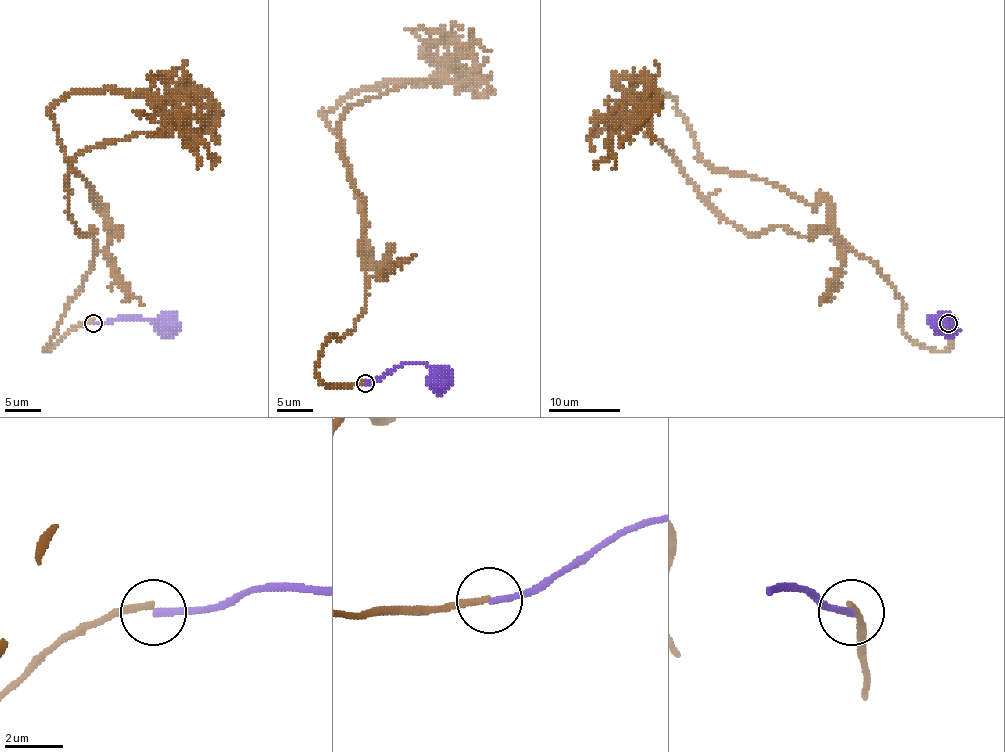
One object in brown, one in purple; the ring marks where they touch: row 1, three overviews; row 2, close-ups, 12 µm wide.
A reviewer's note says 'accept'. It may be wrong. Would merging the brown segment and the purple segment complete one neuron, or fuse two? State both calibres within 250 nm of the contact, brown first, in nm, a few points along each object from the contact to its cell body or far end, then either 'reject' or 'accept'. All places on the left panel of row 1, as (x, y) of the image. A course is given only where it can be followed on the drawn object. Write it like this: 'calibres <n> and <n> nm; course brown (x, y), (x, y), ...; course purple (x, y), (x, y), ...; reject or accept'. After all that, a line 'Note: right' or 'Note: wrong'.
calibres 220 and 240 nm; course brown (93, 322), (44, 350), (94, 250), (73, 159), (164, 112), (69, 92), (64, 157), (143, 304); course purple (93, 324), (105, 324), (114, 318), (166, 324); reject
Note: wrong

